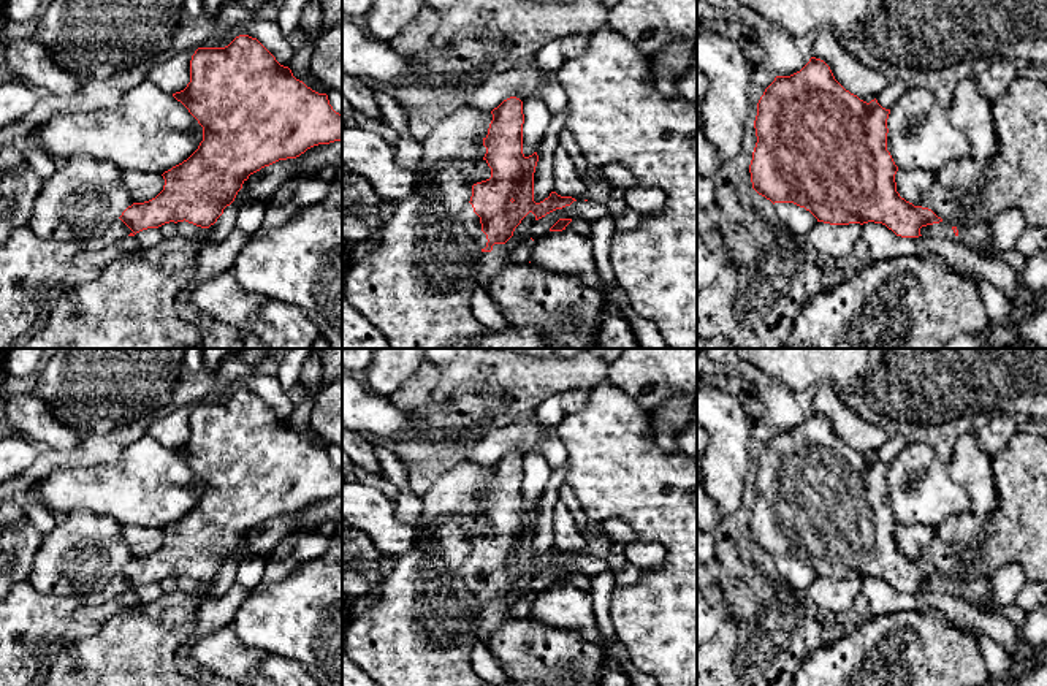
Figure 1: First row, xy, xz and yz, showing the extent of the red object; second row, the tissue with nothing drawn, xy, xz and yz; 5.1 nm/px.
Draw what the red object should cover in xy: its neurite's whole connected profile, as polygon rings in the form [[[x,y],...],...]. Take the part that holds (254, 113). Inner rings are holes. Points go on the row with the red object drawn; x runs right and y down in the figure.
[[[249,35],[236,36],[225,48],[198,48],[190,60],[190,82],[181,92],[173,93],[203,127],[203,141],[198,149],[182,163],[165,171],[163,190],[152,200],[133,203],[114,220],[103,238],[90,241],[49,241],[36,236],[27,225],[16,228],[0,247],[0,349],[25,334],[40,318],[43,309],[67,285],[73,258],[79,252],[101,250],[127,236],[147,228],[158,228],[169,222],[188,222],[209,228],[230,206],[242,184],[250,174],[279,160],[296,158],[318,144],[342,141],[342,114],[329,105],[326,93],[318,93],[296,79],[288,67],[280,65],[276,57]]]

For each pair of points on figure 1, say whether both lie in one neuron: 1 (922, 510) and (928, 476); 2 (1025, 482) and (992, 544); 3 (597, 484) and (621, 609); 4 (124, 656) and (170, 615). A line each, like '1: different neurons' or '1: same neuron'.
1: same neuron
2: same neuron
3: same neuron
4: same neuron

